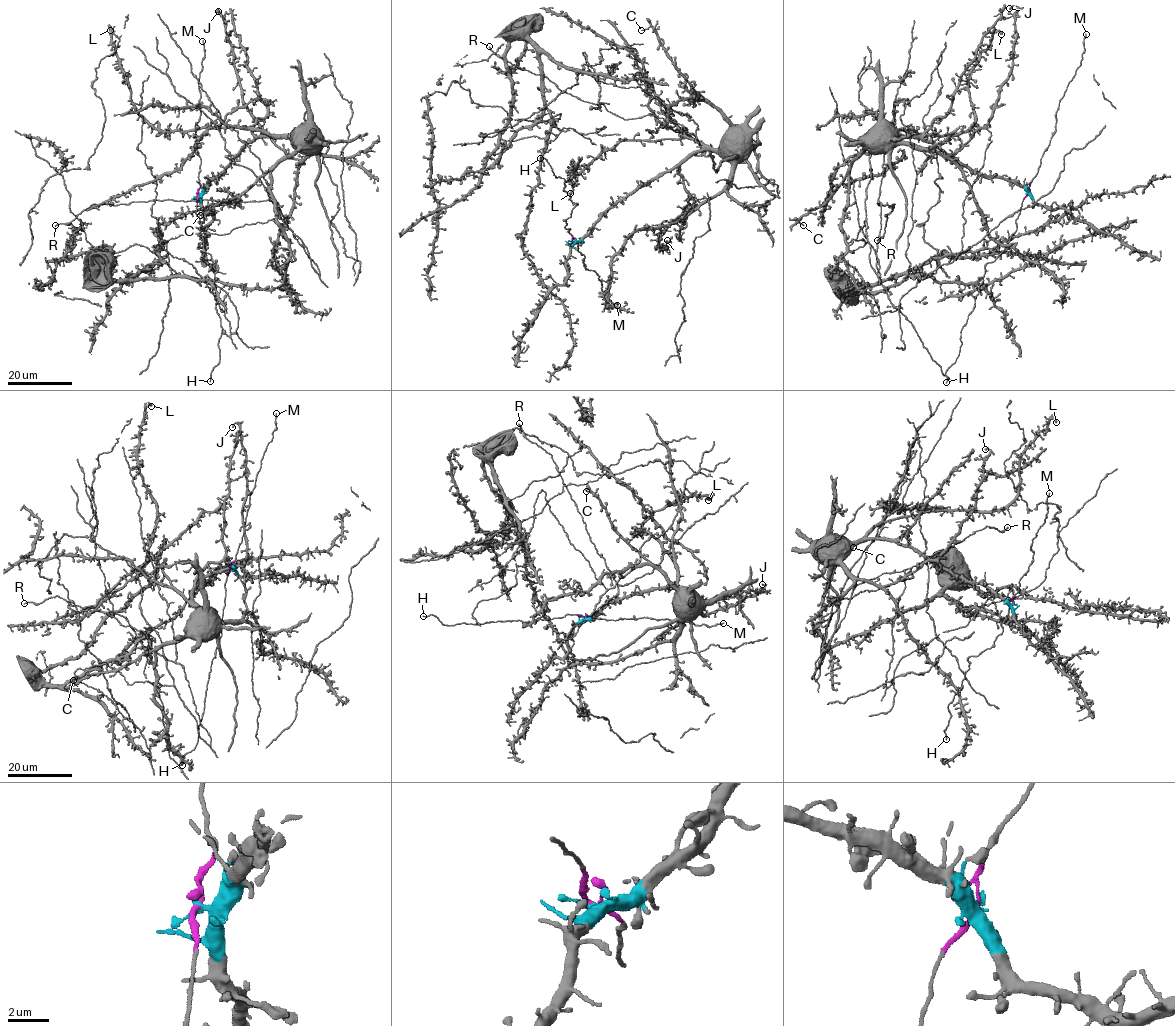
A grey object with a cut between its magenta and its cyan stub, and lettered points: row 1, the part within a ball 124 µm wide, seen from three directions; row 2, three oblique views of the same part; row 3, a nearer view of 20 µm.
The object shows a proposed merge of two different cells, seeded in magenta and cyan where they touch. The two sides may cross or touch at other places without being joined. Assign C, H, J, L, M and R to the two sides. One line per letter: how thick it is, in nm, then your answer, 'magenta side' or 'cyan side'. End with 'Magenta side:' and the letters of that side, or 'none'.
C: calibre 180 nm; cyan side
H: calibre 130 nm; magenta side
J: calibre 300 nm; cyan side
L: calibre 480 nm; cyan side
M: calibre 180 nm; magenta side
R: calibre 150 nm; cyan side
Magenta side: H, M

